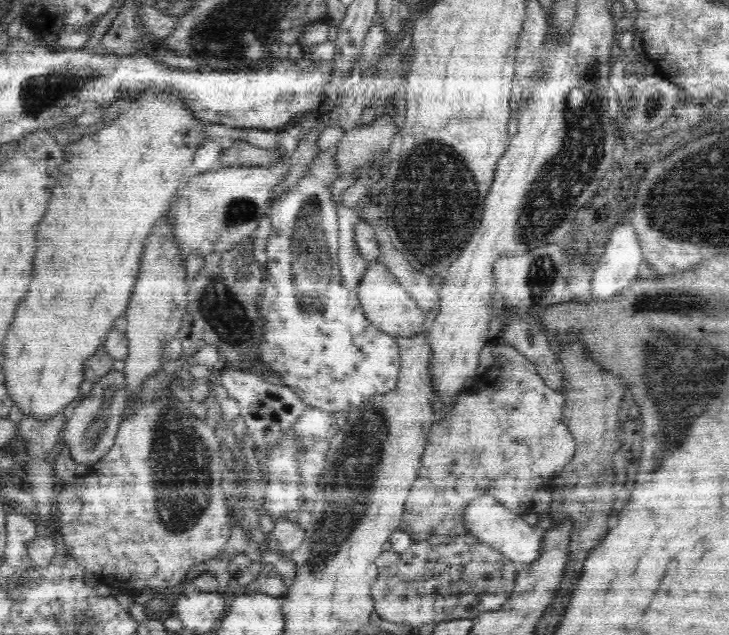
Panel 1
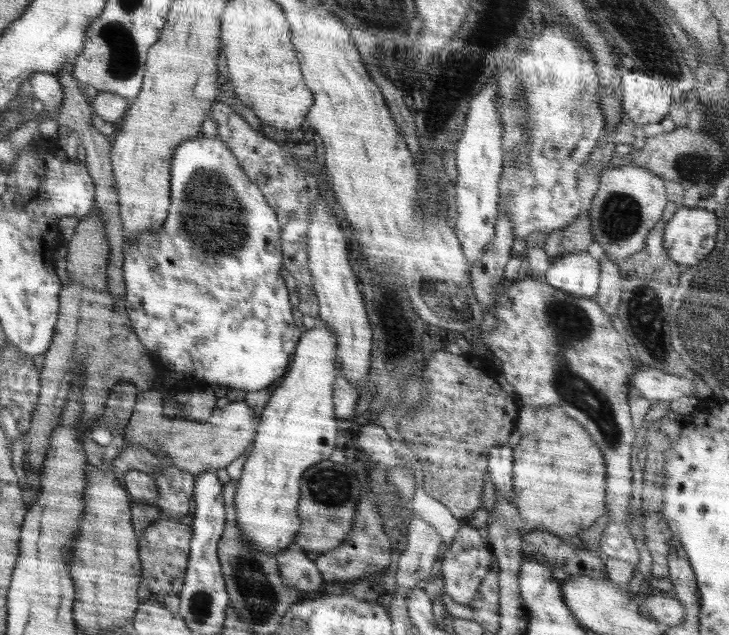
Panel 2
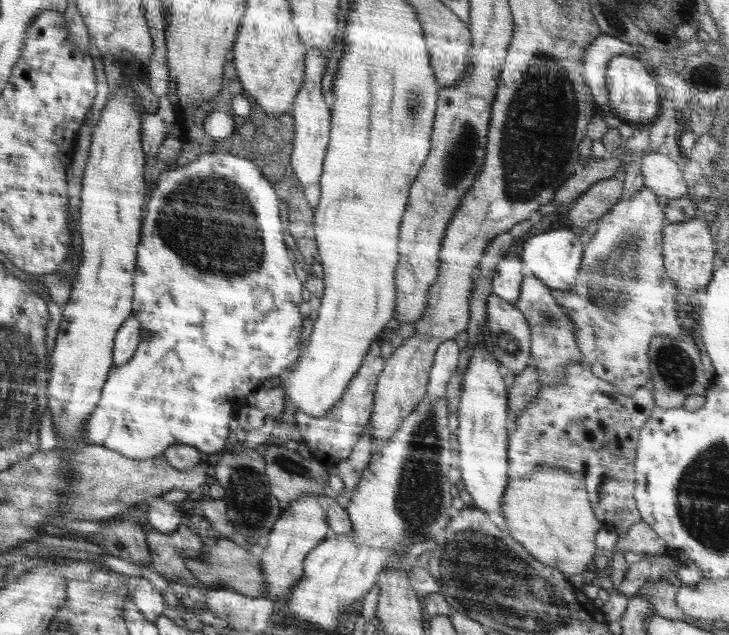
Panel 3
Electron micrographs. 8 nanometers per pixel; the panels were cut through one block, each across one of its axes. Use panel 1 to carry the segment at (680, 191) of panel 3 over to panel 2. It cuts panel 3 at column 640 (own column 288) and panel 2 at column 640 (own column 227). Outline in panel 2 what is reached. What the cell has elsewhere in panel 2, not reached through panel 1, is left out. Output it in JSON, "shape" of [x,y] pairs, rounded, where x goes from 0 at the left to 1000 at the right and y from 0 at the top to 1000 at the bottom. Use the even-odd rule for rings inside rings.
{"shape":[[[874,260],[853,261],[823,274],[820,301],[812,310],[809,328],[809,362],[815,381],[829,392],[829,400],[842,413],[856,409],[883,391],[886,375],[908,342],[918,315],[914,309],[912,283]]]}

